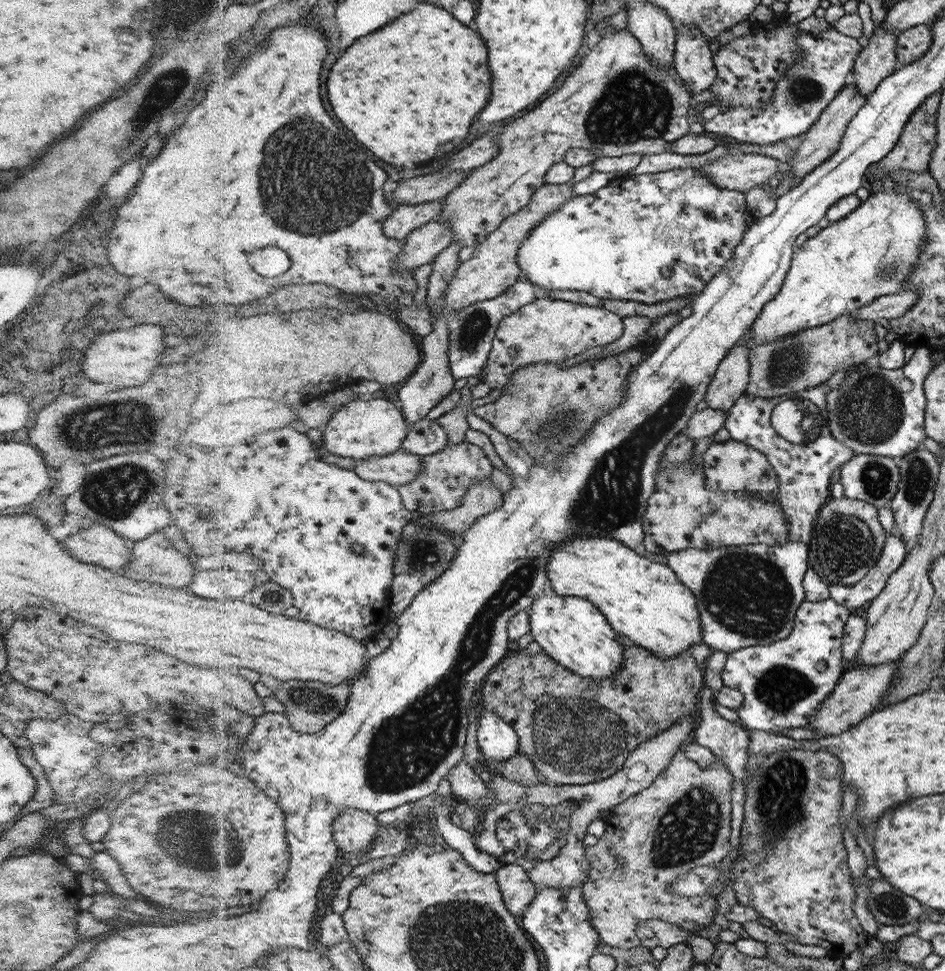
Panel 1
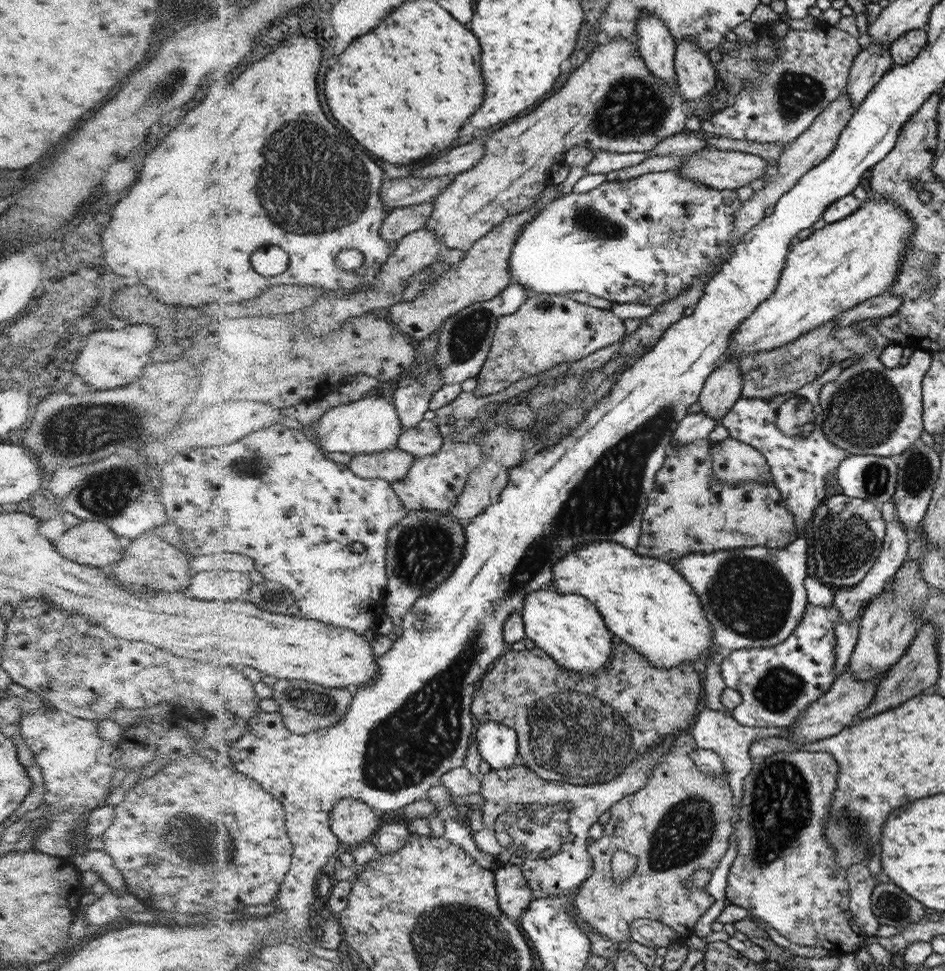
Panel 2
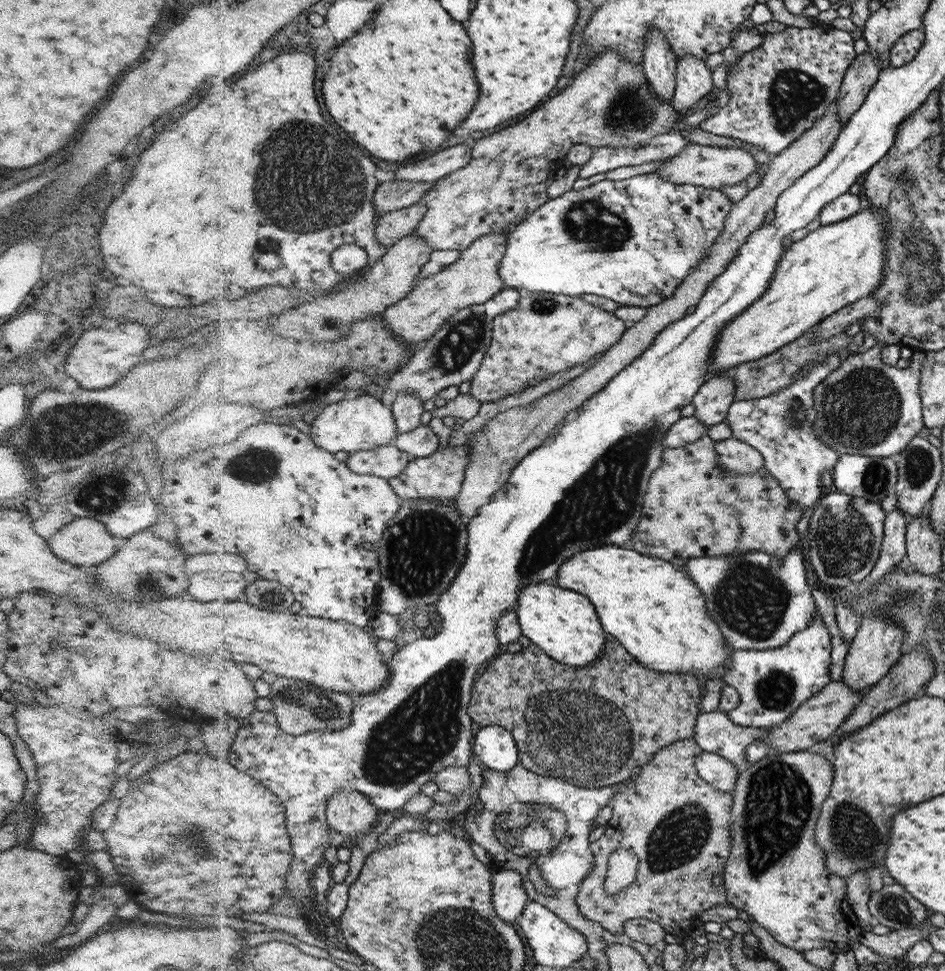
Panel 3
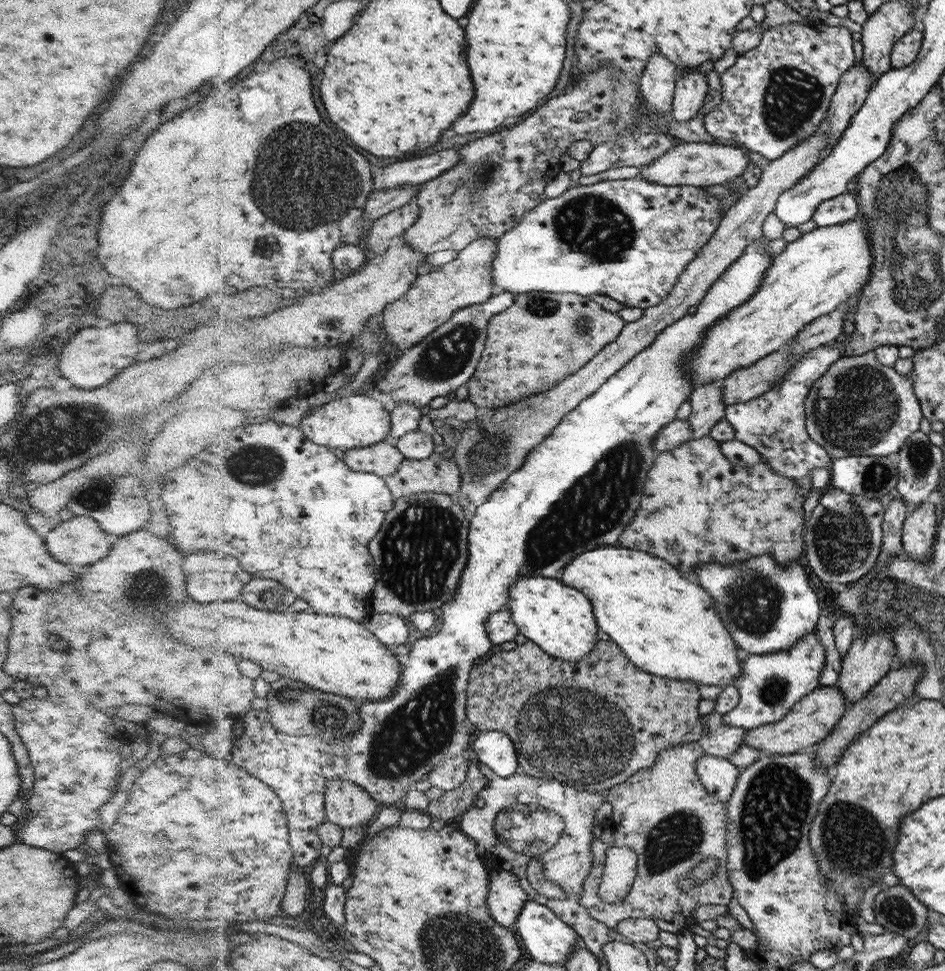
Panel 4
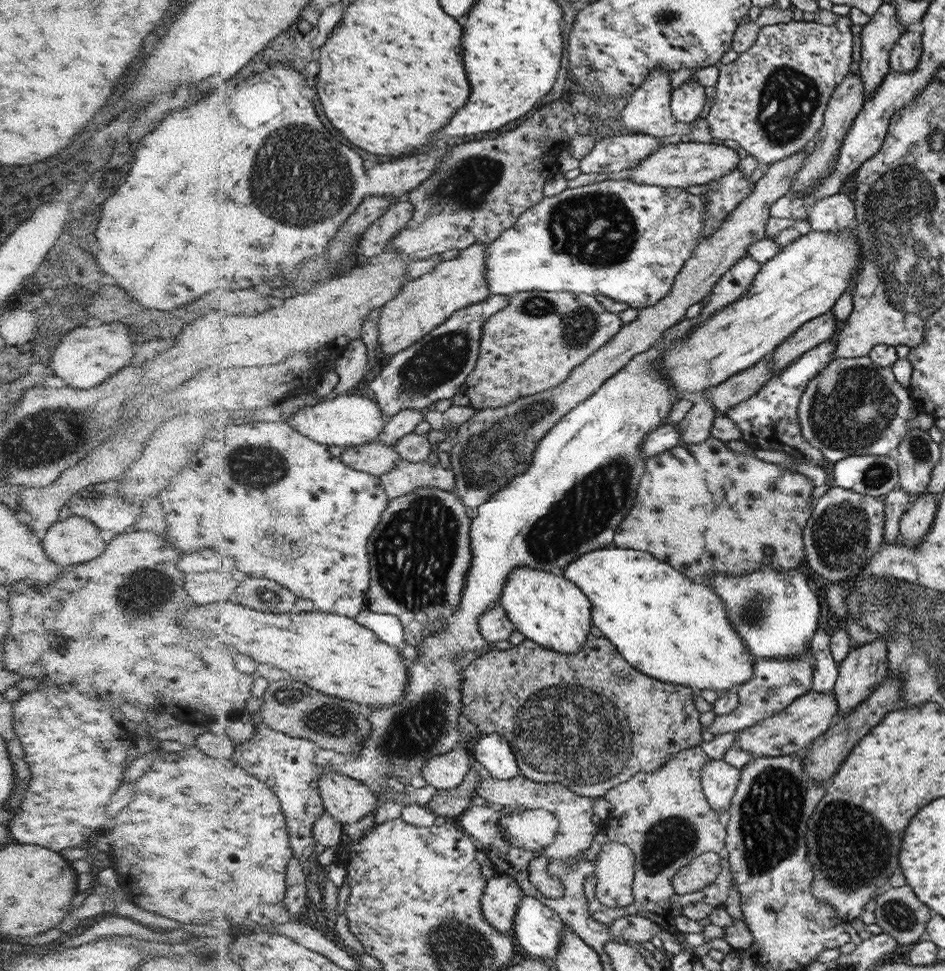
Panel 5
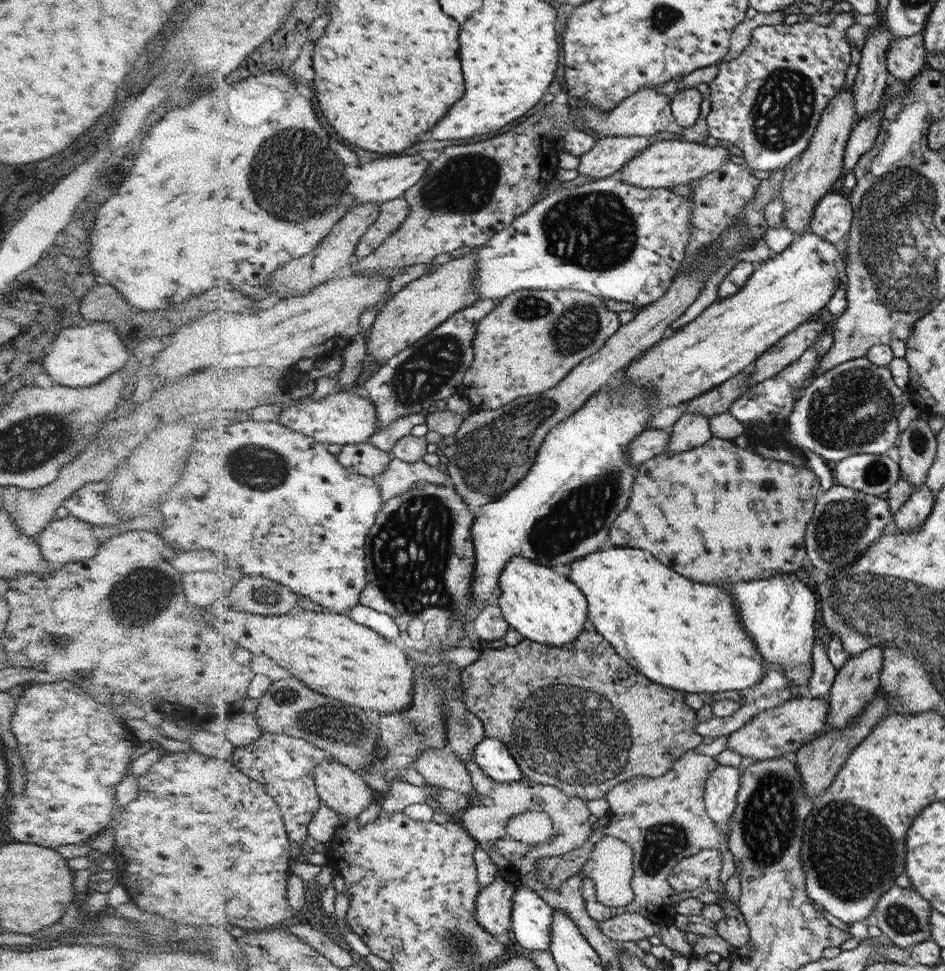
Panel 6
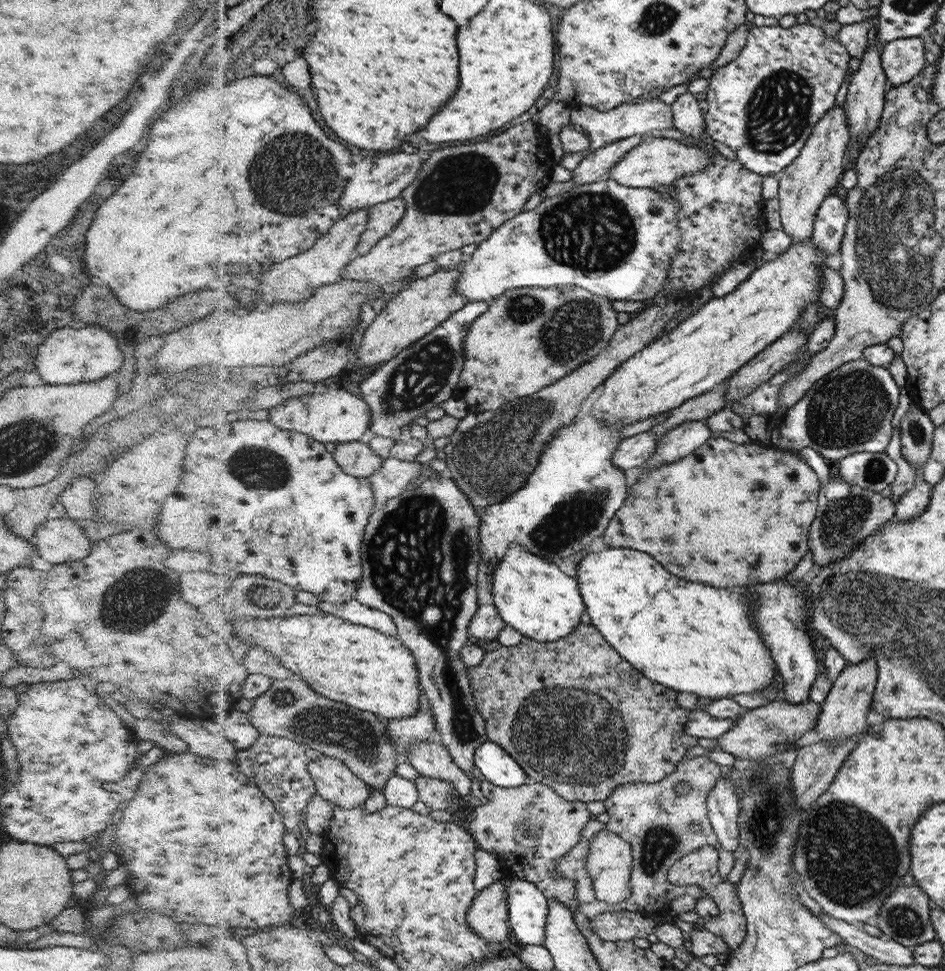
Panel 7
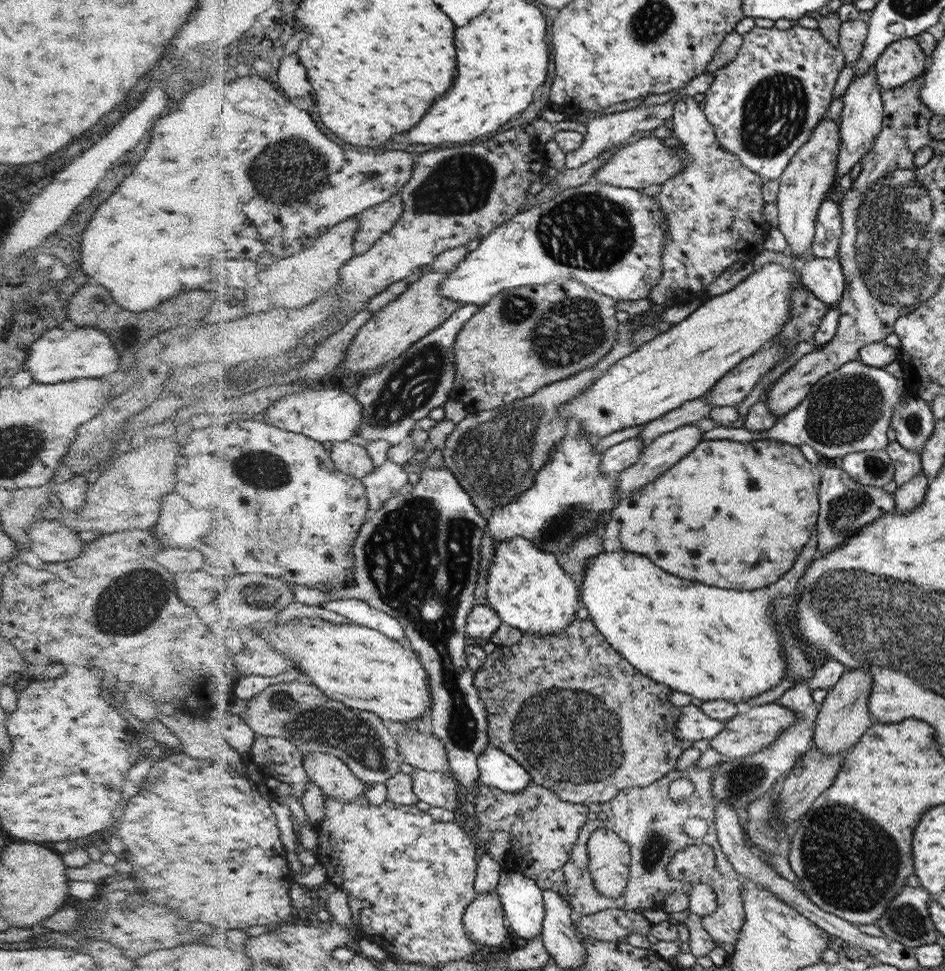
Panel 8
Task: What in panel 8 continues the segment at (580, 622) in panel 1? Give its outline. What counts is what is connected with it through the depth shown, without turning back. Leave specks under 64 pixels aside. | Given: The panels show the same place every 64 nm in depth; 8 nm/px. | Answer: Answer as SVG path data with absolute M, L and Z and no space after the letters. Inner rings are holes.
M522 536L496 545L486 578L486 596L487 604L494 608L501 622L523 633L554 635L564 631L568 623L577 618L579 586L565 573L558 558Z

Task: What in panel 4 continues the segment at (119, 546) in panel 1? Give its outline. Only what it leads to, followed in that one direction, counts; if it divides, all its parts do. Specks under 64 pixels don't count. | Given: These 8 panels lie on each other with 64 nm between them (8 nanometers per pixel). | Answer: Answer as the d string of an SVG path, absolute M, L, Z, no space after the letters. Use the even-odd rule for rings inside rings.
M74 516L52 529L44 542L62 564L88 566L110 553L112 540L94 518Z

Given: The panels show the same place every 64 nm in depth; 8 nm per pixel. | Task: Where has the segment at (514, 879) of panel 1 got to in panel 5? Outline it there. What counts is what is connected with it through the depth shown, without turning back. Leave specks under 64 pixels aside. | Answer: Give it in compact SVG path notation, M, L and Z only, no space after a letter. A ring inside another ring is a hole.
M494 874L488 878L487 886L480 903L483 918L488 925L505 933L514 928L516 909L520 907L520 899L524 893L517 880L508 874Z

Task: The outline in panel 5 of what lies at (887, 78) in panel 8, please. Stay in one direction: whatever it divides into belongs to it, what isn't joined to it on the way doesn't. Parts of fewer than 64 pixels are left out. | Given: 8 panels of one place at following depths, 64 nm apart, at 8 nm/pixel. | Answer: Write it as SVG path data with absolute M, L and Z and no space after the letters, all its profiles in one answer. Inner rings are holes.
M910 30L900 35L898 42L889 51L889 64L893 72L912 72L923 58L921 31Z

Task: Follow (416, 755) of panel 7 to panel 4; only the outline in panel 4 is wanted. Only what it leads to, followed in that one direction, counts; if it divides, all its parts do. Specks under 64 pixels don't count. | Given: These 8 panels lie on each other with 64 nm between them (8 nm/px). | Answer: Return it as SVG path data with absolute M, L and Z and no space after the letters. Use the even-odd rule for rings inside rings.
M464 755L446 759L432 770L428 780L434 787L440 788L444 792L457 790L466 781L470 763L466 761Z

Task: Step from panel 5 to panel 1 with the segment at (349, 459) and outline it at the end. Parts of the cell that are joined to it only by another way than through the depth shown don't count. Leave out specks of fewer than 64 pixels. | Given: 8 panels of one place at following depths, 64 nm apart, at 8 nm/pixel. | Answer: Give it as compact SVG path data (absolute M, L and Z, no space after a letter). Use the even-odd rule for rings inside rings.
M402 448L391 455L356 460L355 471L364 477L364 480L388 481L399 487L418 479L422 467L424 467L424 457Z

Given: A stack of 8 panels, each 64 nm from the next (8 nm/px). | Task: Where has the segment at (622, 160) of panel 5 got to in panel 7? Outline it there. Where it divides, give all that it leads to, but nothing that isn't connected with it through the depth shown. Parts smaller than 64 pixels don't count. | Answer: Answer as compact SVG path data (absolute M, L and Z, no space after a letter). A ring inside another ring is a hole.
M642 135L632 136L607 143L594 152L588 152L586 158L582 158L580 164L572 171L572 182L582 185L604 180L608 176L608 170L614 167L628 150L638 146L646 138Z

